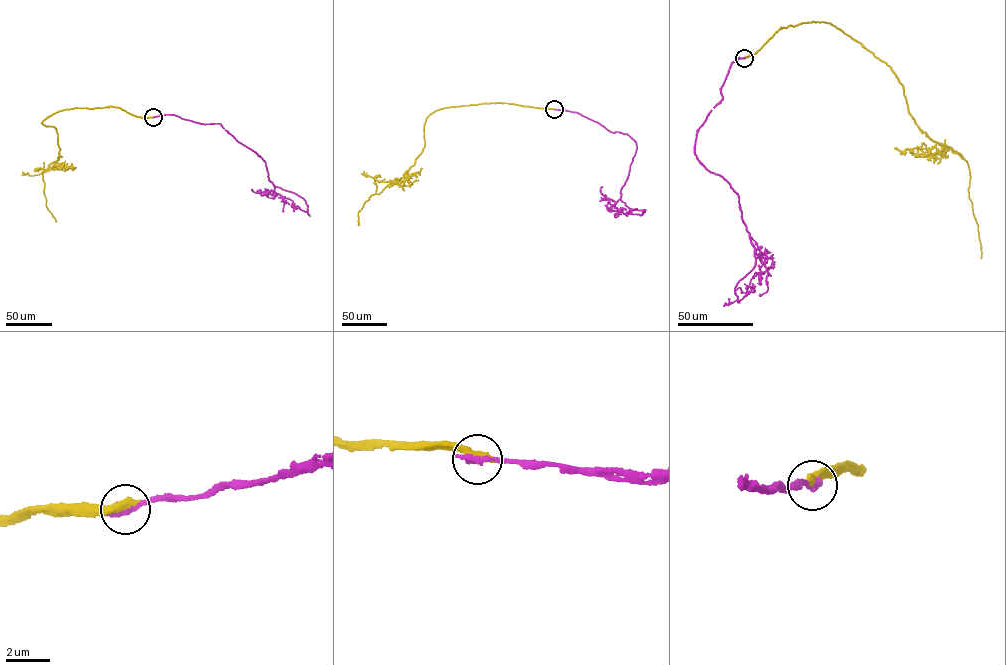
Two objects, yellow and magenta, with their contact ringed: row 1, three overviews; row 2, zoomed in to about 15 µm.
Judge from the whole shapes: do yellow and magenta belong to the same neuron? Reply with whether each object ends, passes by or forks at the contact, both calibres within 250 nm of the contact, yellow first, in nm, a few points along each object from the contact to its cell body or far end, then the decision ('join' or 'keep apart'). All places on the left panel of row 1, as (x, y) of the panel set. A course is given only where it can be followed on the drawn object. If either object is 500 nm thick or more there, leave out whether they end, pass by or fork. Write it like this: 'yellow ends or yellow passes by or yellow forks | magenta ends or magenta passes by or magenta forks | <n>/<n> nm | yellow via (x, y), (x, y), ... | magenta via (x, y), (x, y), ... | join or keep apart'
yellow ends | magenta ends | 420/400 nm | yellow via (153, 117), (109, 106), (75, 108), (41, 122), (56, 129), (60, 149), (42, 174), (56, 221) | magenta via (153, 117), (170, 114), (220, 124), (259, 155), (274, 186), (303, 198), (308, 210), (294, 204), (294, 211) | keep apart

